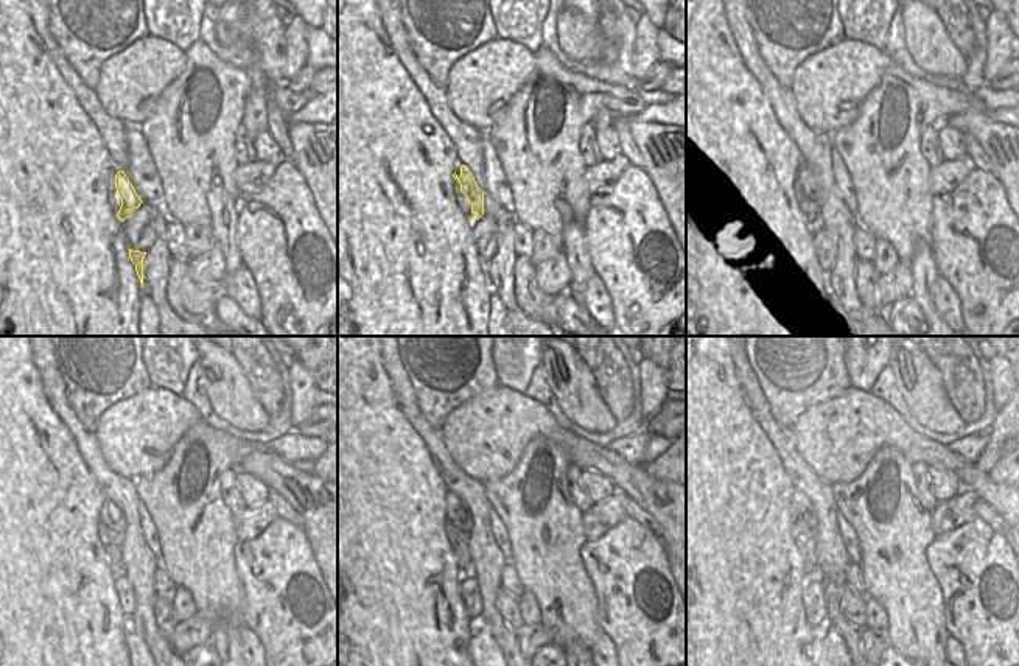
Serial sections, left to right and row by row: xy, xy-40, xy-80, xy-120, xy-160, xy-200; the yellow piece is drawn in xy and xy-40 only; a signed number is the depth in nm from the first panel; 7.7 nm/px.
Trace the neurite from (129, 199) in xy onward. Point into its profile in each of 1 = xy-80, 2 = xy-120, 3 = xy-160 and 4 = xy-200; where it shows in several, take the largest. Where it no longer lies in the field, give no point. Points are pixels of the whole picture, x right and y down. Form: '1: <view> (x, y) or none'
1: xy-80 (809, 173)
2: xy-120 (111, 515)
3: xy-160 (458, 512)
4: xy-200 (803, 509)

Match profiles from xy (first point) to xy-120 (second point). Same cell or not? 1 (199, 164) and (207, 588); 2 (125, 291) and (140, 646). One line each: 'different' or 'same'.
1: same
2: different

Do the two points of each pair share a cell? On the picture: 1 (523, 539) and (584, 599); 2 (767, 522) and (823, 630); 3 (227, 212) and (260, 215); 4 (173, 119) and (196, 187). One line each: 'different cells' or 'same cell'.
1: same cell
2: different cells
3: different cells
4: same cell

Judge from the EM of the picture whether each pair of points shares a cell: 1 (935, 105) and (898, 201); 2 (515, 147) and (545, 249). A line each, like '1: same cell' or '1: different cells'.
1: same cell
2: different cells

